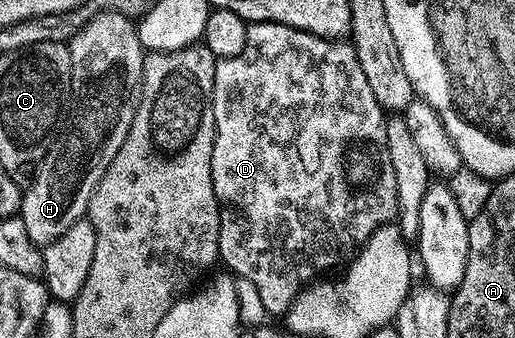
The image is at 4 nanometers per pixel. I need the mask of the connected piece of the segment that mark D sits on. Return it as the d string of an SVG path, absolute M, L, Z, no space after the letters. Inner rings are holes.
M251 22L240 56L220 58L214 63L212 112L212 188L218 201L220 216L219 259L223 263L226 261L227 268L231 270L227 271L231 275L252 280L256 292L260 292L260 300L264 303L267 315L285 315L300 287L309 283L317 275L314 274L317 270L330 270L338 265L341 267L362 249L362 245L370 239L372 232L376 232L376 228L393 223L398 217L396 175L392 173L392 160L388 160L384 111L376 96L372 96L372 88L364 77L364 68L360 68L360 60L349 41L321 38L279 22Z

